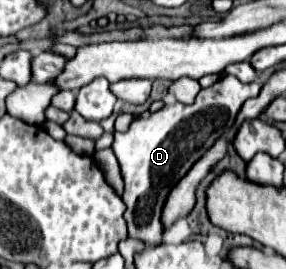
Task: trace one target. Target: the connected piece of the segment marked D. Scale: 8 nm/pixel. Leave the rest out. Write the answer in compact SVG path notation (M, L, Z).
M224 75L212 87L202 89L192 105L170 103L160 111L152 113L150 119L138 119L130 125L126 133L114 133L112 149L122 169L124 177L124 219L128 223L128 235L142 241L148 247L162 243L162 223L160 213L166 195L182 179L190 167L222 137L224 127L232 127L234 119L246 99L256 97L260 85L242 83L234 75Z

